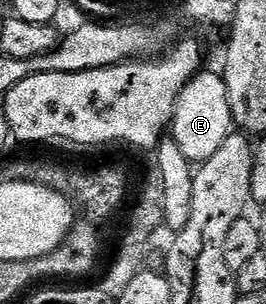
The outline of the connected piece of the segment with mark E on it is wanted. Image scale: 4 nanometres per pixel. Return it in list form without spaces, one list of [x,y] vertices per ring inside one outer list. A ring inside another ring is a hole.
[[[200,71],[194,79],[185,83],[169,126],[169,137],[176,141],[182,155],[191,163],[208,161],[233,131],[229,95],[223,78],[218,72],[207,72]]]

